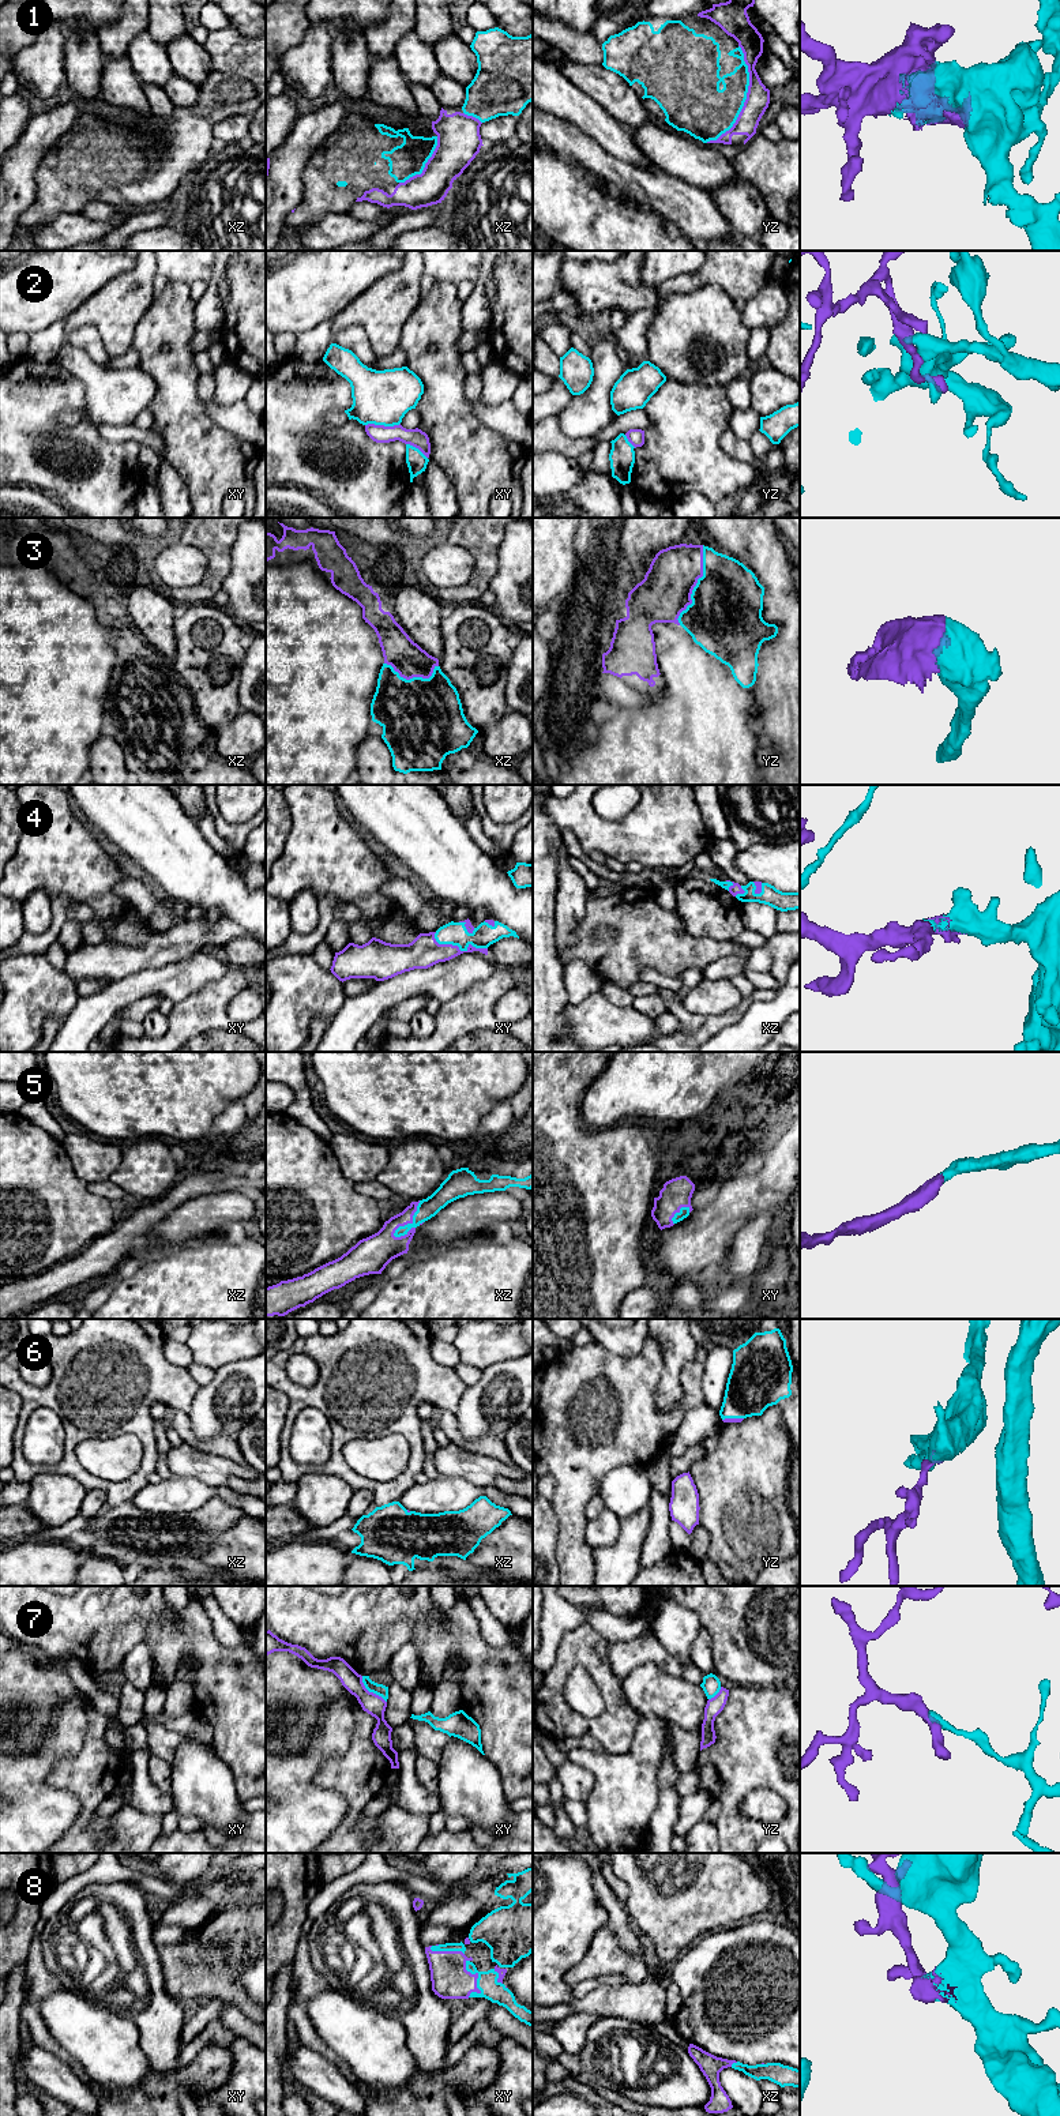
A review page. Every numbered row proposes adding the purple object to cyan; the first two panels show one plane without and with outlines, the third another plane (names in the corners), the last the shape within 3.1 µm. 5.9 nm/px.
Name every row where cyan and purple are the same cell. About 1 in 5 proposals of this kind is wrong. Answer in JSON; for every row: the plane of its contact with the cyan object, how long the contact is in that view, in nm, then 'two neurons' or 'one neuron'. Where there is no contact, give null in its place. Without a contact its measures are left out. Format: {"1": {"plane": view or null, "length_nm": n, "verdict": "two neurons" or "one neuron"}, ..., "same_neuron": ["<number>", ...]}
{"1": {"plane": "yz", "length_nm": 600, "verdict": "one neuron"}, "2": {"plane": "xy", "length_nm": 200, "verdict": "two neurons"}, "3": {"plane": "yz", "length_nm": 500, "verdict": "one neuron"}, "4": {"plane": "xy", "length_nm": 340, "verdict": "one neuron"}, "5": {"plane": "xz", "length_nm": 260, "verdict": "one neuron"}, "6": {"plane": "yz", "length_nm": 130, "verdict": "one neuron"}, "7": {"plane": "xy", "length_nm": 220, "verdict": "two neurons"}, "8": {"plane": "xy", "length_nm": 220, "verdict": "one neuron"}, "same_neuron": ["1", "3", "4", "5", "6", "8"]}

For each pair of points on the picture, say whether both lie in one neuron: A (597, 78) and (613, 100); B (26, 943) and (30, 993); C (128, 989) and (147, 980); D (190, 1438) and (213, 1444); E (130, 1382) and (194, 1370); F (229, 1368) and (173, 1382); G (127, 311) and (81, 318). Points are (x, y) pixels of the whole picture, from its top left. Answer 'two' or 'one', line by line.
A: one
B: two
C: one
D: one
E: two
F: two
G: one

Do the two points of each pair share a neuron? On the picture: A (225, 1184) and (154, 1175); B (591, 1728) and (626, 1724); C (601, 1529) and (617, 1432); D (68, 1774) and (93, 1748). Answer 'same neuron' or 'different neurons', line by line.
A: different neurons
B: same neuron
C: different neurons
D: same neuron

